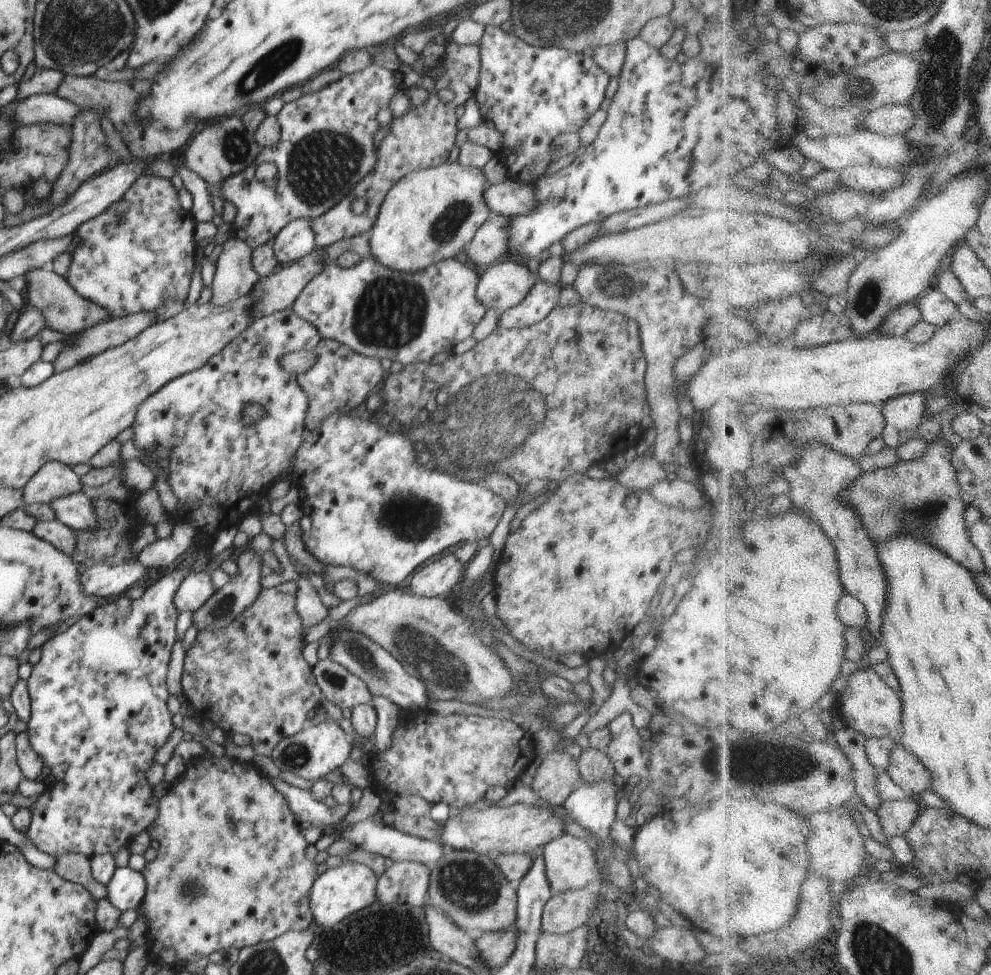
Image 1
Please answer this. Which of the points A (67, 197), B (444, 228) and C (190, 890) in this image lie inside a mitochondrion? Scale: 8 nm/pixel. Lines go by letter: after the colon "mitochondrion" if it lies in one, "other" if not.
A: other
B: mitochondrion
C: mitochondrion

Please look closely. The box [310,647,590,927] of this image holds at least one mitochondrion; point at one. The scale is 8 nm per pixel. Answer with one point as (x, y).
(471, 887)

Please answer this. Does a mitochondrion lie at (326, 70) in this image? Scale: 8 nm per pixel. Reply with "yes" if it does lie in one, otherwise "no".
no

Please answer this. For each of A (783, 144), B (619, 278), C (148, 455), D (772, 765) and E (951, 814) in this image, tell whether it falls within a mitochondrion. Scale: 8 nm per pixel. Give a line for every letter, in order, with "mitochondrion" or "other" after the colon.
A: other
B: mitochondrion
C: other
D: mitochondrion
E: other

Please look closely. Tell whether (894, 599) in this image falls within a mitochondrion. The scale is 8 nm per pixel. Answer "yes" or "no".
no

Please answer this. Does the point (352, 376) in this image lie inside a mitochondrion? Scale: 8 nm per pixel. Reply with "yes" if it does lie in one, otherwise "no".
no

